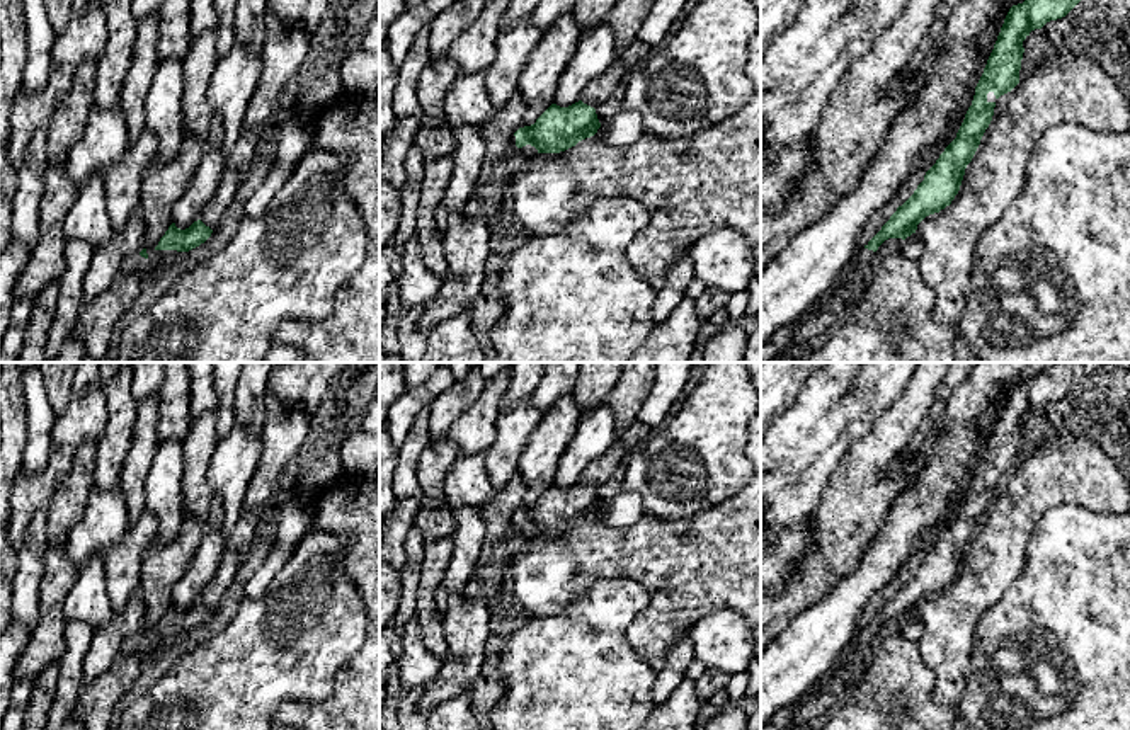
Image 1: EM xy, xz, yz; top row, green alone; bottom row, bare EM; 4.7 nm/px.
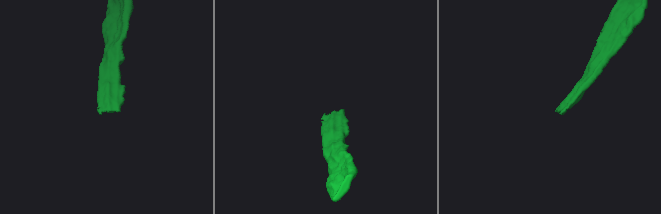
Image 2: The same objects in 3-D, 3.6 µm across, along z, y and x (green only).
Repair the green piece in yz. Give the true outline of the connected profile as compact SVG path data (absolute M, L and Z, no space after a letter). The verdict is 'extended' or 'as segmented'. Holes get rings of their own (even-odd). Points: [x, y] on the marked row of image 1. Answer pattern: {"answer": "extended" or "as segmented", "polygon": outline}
{"answer": "extended", "polygon": "M1024 0L1009 9L956 138L926 172L914 194L897 208L882 230L863 247L853 277L812 317L798 322L790 345L824 339L854 308L859 289L868 276L870 260L878 247L888 238L905 240L916 233L917 225L926 216L939 213L951 204L960 191L965 168L972 162L994 116L996 102L989 102L987 94L992 92L999 99L1011 92L1019 83L1024 53L1023 41L1031 31L1065 17L1079 2Z"}

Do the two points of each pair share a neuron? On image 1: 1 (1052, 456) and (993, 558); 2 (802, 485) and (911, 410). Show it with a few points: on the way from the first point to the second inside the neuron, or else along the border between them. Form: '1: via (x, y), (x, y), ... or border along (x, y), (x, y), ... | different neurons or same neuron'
1: via (1038, 482), (1018, 502), (1004, 533) | same neuron
2: border along (868, 429), (843, 455), (822, 494) | different neurons

